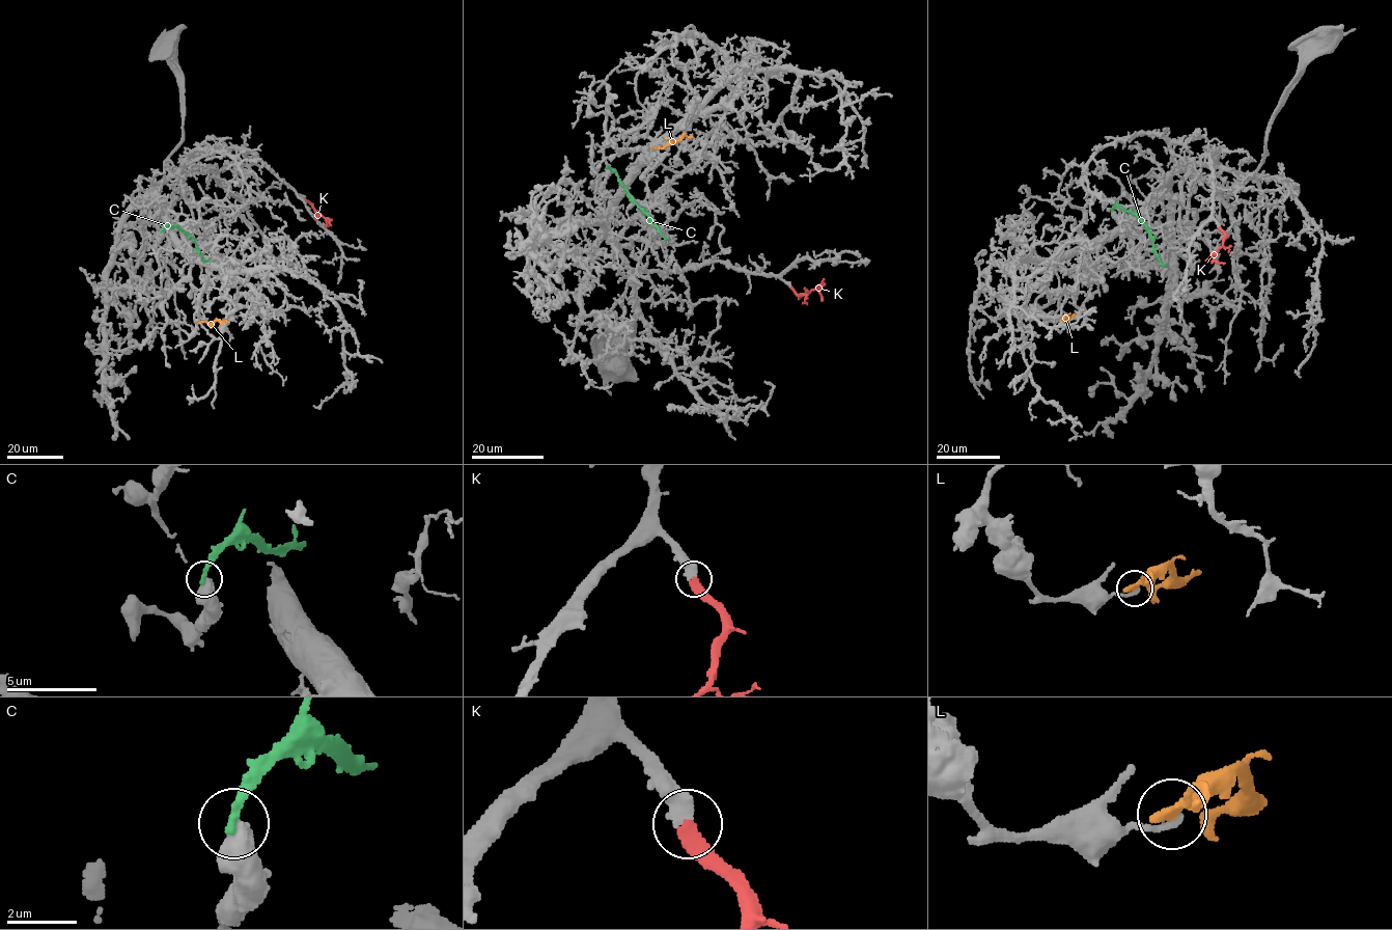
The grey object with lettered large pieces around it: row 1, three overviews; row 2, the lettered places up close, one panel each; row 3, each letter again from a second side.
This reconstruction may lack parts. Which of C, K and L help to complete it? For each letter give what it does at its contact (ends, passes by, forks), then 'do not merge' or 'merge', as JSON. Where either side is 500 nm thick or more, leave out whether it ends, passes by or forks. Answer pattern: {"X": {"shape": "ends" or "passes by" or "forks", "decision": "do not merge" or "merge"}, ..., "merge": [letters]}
{"C": {"decision": "do not merge"}, "K": {"shape": "ends", "decision": "merge"}, "L": {"shape": "passes by", "decision": "do not merge"}, "merge": ["K"]}

